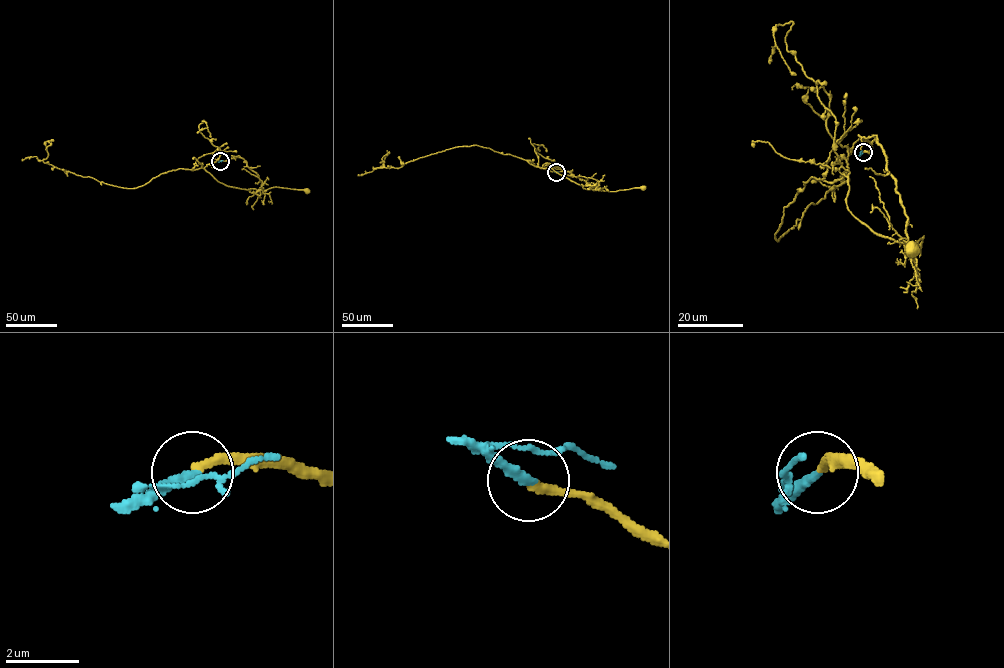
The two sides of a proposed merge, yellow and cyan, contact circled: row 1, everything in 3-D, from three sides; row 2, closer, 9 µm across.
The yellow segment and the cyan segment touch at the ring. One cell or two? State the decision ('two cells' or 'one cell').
one cell

